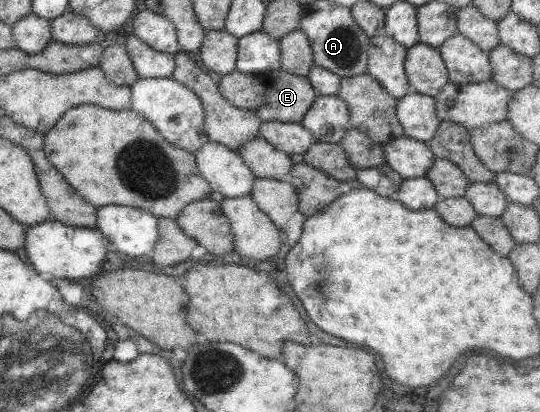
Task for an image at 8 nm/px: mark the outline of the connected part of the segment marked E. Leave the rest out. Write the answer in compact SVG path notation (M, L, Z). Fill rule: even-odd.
M282 69L268 73L265 89L264 101L254 109L261 122L300 123L317 95L306 76L295 76Z

